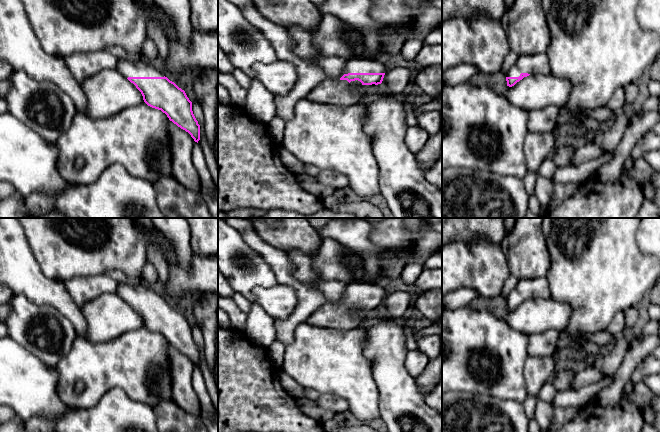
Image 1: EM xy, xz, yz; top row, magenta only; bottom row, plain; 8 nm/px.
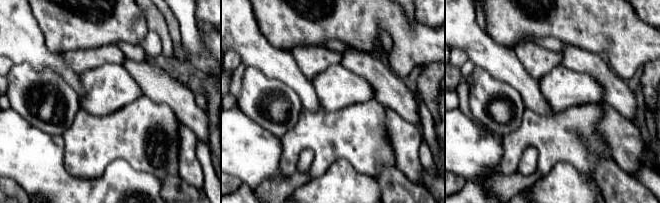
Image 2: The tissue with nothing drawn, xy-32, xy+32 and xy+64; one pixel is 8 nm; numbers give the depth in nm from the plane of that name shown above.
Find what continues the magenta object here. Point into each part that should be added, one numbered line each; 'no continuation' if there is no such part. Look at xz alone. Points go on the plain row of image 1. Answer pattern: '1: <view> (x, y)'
1: xz (339, 316)

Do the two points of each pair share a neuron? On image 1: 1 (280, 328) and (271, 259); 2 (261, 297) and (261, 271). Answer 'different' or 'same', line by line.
1: same
2: different

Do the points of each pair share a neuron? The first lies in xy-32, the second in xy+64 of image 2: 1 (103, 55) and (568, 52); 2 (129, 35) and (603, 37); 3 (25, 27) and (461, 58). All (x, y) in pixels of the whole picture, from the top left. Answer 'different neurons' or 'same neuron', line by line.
1: different neurons
2: same neuron
3: different neurons

